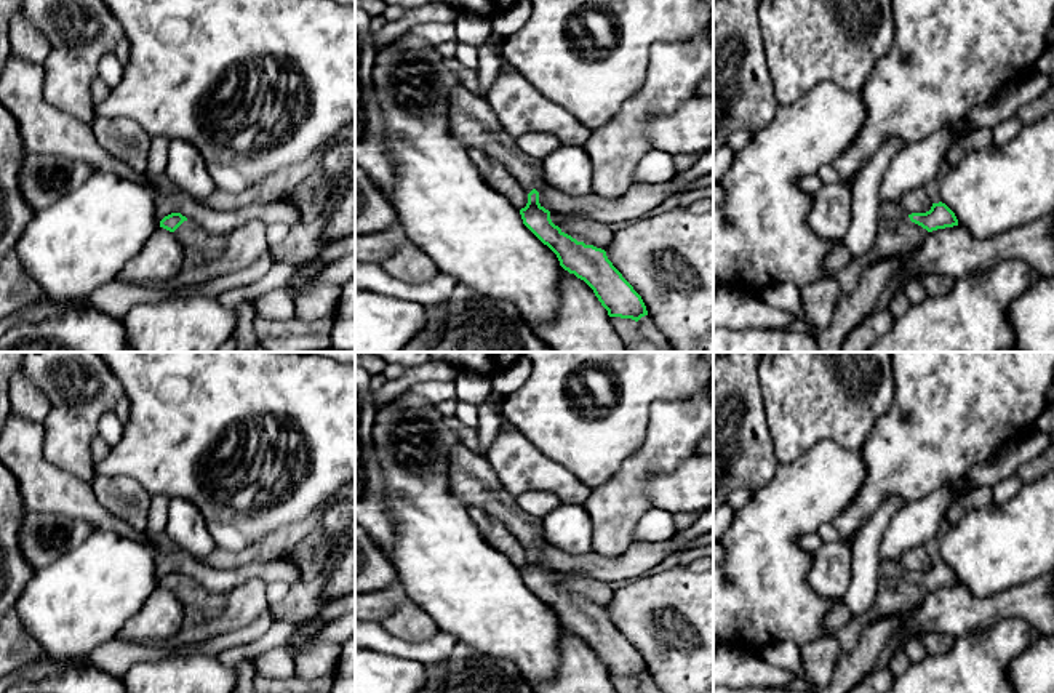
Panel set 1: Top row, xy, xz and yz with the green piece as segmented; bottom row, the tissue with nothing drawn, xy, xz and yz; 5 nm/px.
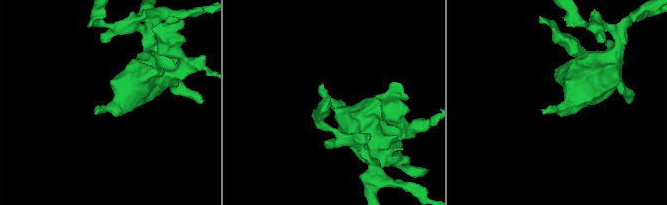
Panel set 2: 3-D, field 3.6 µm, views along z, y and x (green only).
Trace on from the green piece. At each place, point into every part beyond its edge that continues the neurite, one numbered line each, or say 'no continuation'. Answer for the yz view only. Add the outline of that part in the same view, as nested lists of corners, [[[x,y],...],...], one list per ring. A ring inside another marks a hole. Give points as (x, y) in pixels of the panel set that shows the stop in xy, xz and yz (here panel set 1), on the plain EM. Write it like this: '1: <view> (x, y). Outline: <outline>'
1: yz (896, 594). Outline: [[[880,562],[875,600],[864,615],[854,616],[840,632],[838,642],[841,648],[852,650],[860,632],[878,619],[889,616],[902,619],[926,594],[928,589],[912,581],[899,563]]]

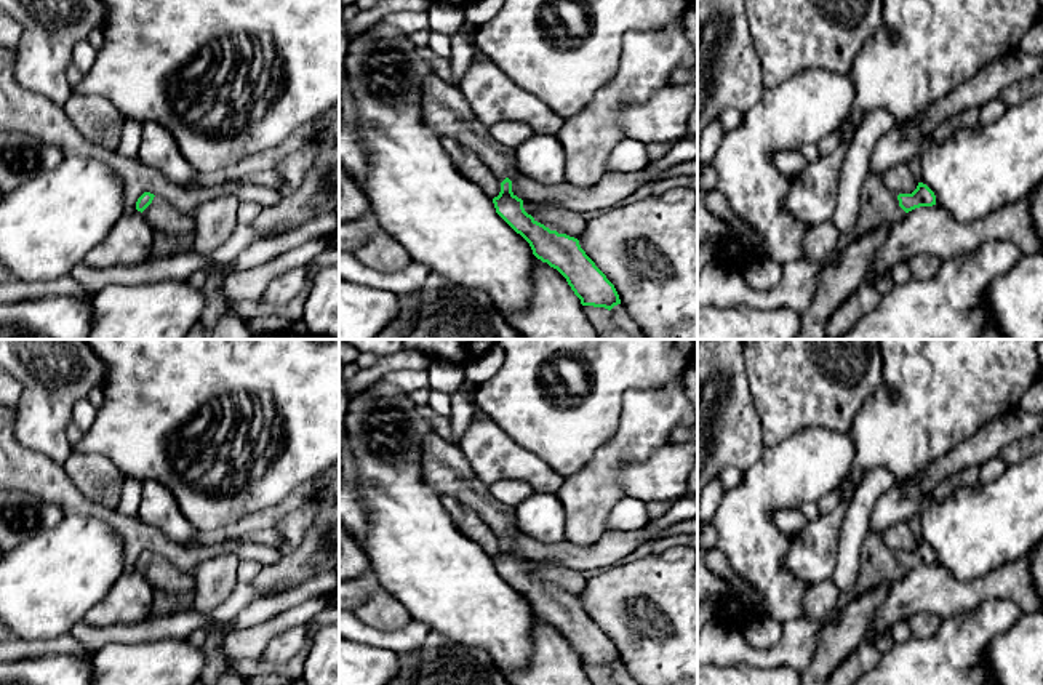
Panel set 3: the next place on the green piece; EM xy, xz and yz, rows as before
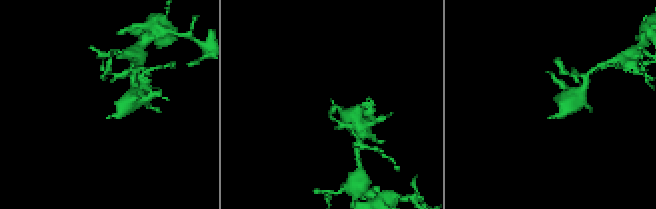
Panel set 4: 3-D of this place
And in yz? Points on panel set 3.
1: yz (879, 565). Outline: [[[867,531],[861,549],[857,578],[849,589],[840,591],[838,607],[848,605],[853,599],[881,584],[889,587],[904,575],[905,570],[899,565],[897,555],[885,546],[881,536]]]

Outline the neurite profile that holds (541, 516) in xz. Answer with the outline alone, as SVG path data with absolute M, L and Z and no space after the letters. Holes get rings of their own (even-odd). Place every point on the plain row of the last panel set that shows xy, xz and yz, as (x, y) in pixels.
M534 491L515 507L520 533L544 543L565 541L565 507L553 493Z

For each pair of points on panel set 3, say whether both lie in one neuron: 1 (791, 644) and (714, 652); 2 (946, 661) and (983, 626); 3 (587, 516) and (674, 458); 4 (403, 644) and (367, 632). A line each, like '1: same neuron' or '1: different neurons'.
1: same neuron
2: same neuron
3: different neurons
4: same neuron

